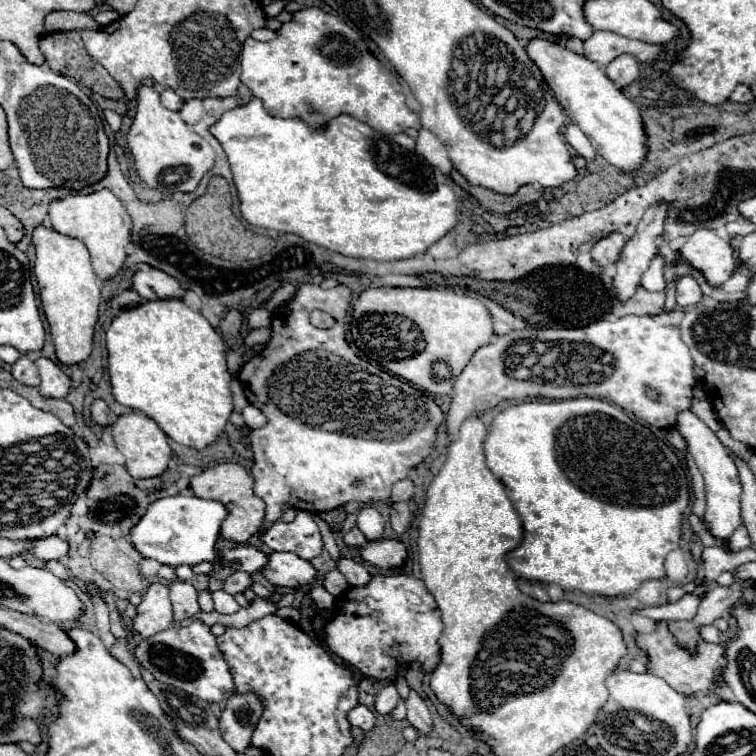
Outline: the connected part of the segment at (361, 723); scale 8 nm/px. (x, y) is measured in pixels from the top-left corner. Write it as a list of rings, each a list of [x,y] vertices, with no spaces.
[[[355,705],[349,713],[349,723],[355,727],[361,727],[363,731],[369,731],[375,725],[375,715],[365,705]]]

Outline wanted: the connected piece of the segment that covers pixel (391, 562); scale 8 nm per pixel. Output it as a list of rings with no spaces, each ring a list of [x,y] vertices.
[[[383,537],[383,539],[367,541],[367,545],[359,549],[359,555],[365,563],[387,571],[387,569],[393,569],[393,567],[401,567],[401,563],[407,557],[407,549],[401,541]]]

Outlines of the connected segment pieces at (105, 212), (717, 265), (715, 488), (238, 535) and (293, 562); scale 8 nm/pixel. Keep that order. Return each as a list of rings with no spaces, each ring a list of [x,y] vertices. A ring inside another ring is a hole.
[[[99,189],[89,195],[67,195],[65,199],[55,199],[49,203],[49,223],[53,225],[55,231],[77,237],[79,241],[85,243],[85,247],[91,253],[91,263],[99,279],[111,279],[123,265],[127,253],[125,247],[129,243],[129,233],[131,233],[131,217],[123,203],[109,191],[109,189]]]
[[[697,229],[679,249],[679,259],[703,273],[711,287],[723,285],[735,271],[729,239],[717,237],[709,229]]]
[[[693,411],[677,413],[675,429],[687,441],[689,453],[691,453],[693,461],[697,463],[697,467],[699,467],[703,479],[705,479],[705,505],[707,505],[705,523],[707,523],[713,537],[729,539],[729,535],[741,525],[741,511],[739,511],[741,483],[739,483],[739,477],[737,477],[737,467],[733,463],[733,459],[729,457],[729,451],[717,439],[717,435]]]
[[[237,463],[213,465],[201,471],[199,475],[191,477],[189,489],[201,499],[215,499],[227,507],[227,517],[221,523],[221,539],[245,543],[253,533],[261,529],[261,521],[265,515],[265,503],[253,495],[253,479],[241,465]]]
[[[271,553],[269,563],[261,569],[265,579],[277,587],[303,587],[315,577],[315,569],[309,561],[297,557],[295,553]]]

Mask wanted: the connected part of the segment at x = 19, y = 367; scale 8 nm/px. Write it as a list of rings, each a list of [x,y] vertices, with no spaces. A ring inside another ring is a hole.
[[[21,355],[21,359],[13,365],[11,373],[13,373],[13,377],[15,377],[19,383],[31,385],[31,387],[39,387],[37,367],[35,367],[35,363],[33,363],[27,355]]]

